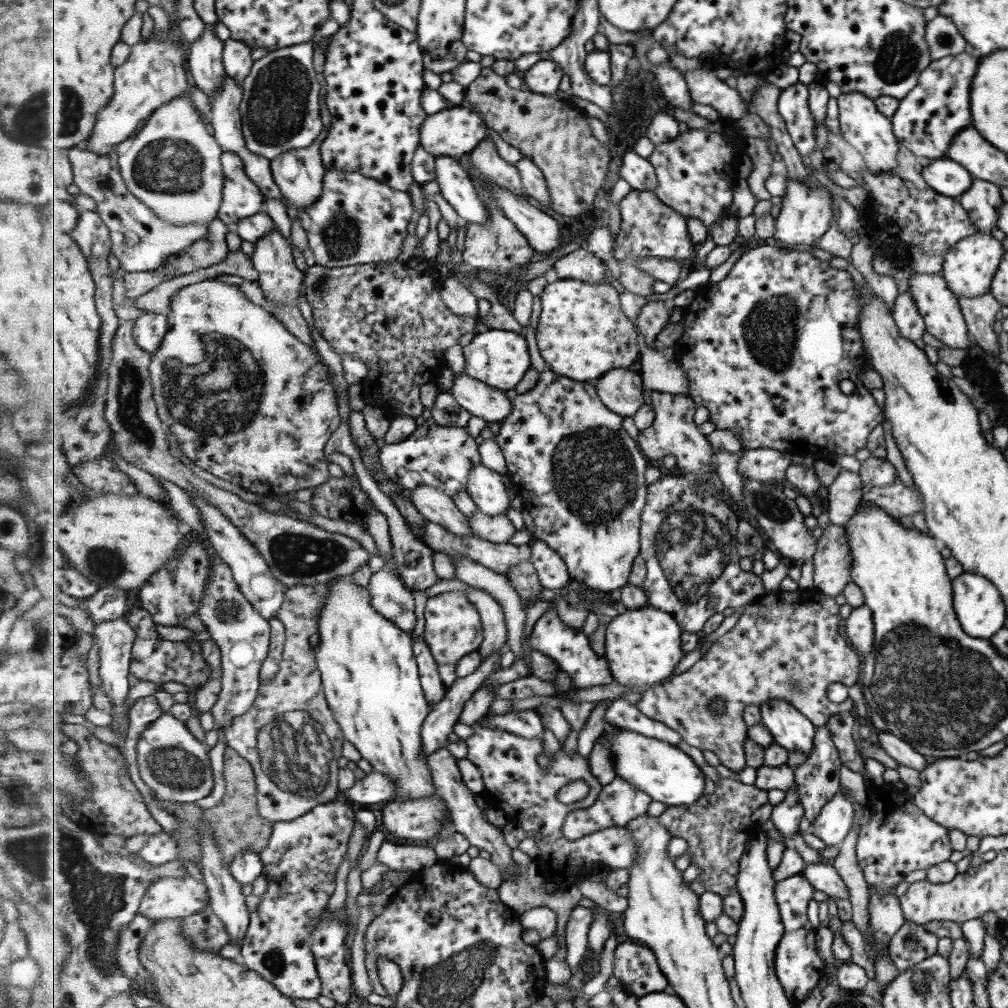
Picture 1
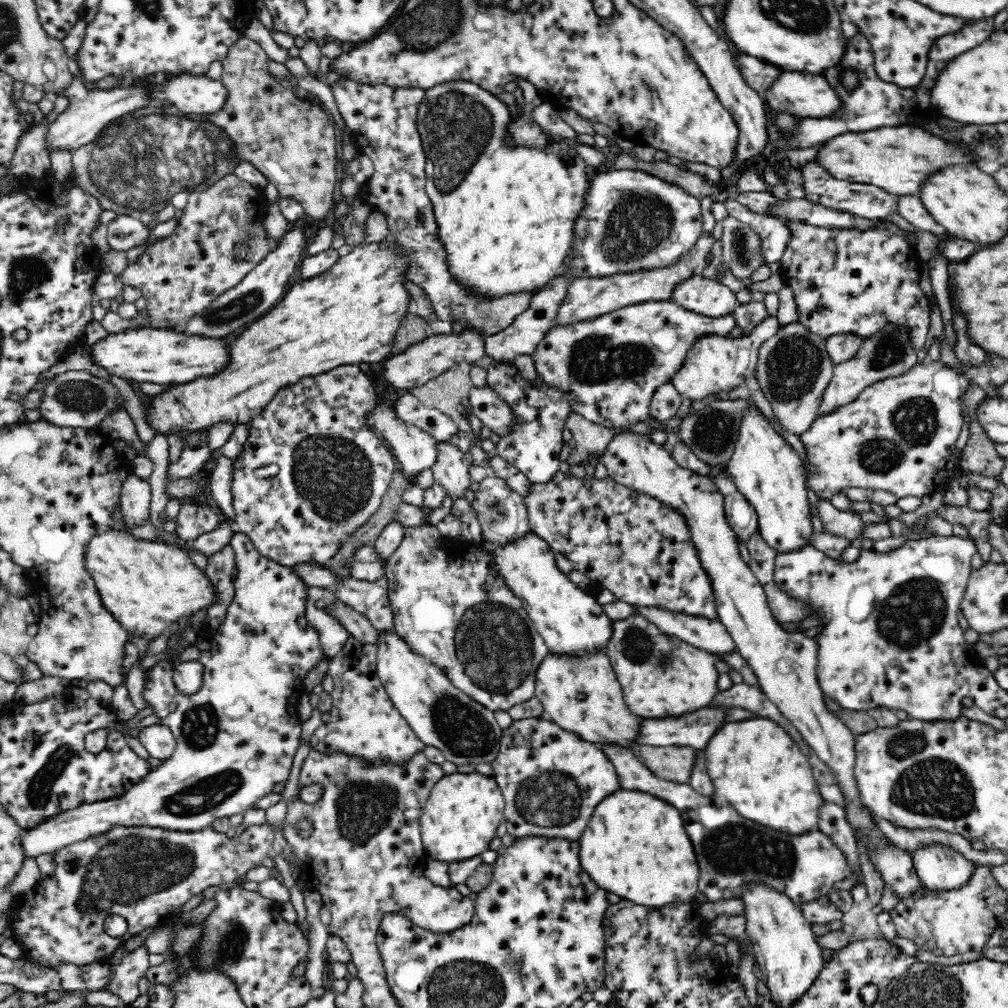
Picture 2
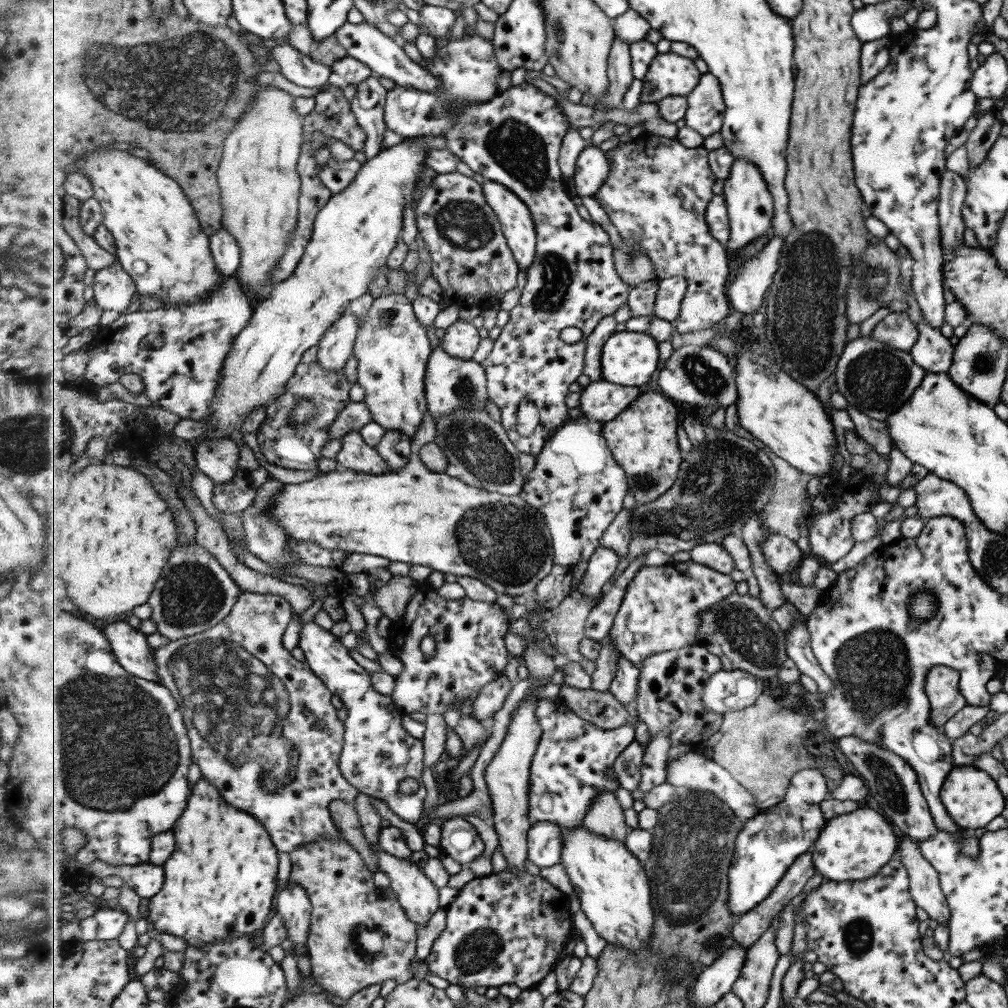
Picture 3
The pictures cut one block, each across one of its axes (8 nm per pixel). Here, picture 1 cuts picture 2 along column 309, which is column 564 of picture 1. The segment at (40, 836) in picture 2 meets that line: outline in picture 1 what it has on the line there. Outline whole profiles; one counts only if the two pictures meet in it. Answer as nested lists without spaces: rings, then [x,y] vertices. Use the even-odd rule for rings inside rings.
[[[552,607],[535,622],[531,633],[531,646],[545,656],[551,658],[558,671],[567,672],[572,679],[570,691],[575,688],[593,688],[597,684],[609,684],[614,682],[614,675],[606,657],[599,656],[591,646],[590,637],[583,634],[581,629],[573,628],[566,624],[557,608]]]

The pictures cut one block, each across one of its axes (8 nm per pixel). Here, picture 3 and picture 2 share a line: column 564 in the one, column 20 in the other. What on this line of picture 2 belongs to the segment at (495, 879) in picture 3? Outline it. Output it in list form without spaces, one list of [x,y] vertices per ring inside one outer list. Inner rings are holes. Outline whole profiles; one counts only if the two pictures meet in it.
[[[267,822],[250,825],[240,836],[228,838],[210,827],[180,833],[165,829],[149,829],[146,826],[124,826],[99,837],[68,846],[54,855],[54,874],[41,878],[35,886],[28,887],[13,896],[7,915],[8,931],[13,941],[20,946],[22,956],[40,969],[56,969],[61,964],[90,966],[111,964],[112,954],[129,938],[144,932],[146,928],[157,928],[162,921],[178,914],[190,898],[209,886],[236,883],[248,870],[261,867],[268,858],[268,848],[275,825]],[[111,914],[126,919],[127,931],[113,939],[104,930],[104,920]]]

